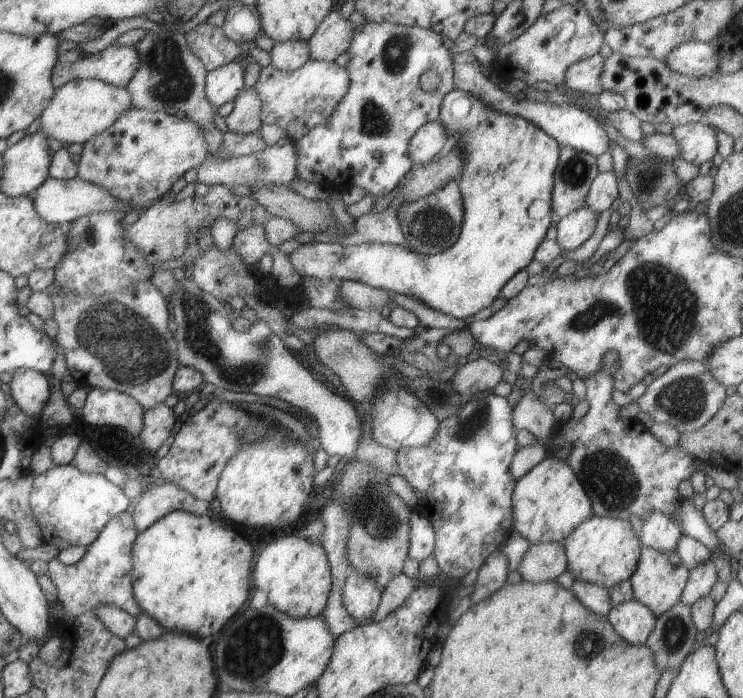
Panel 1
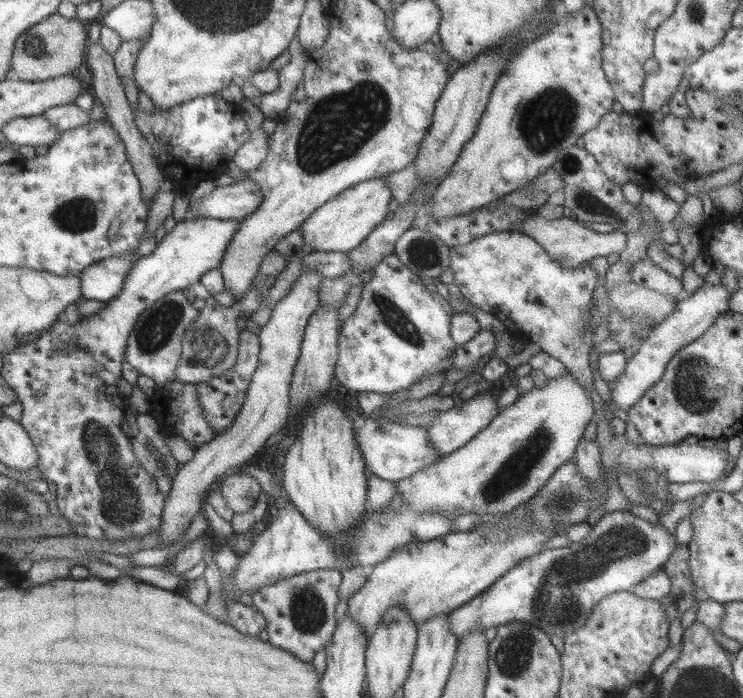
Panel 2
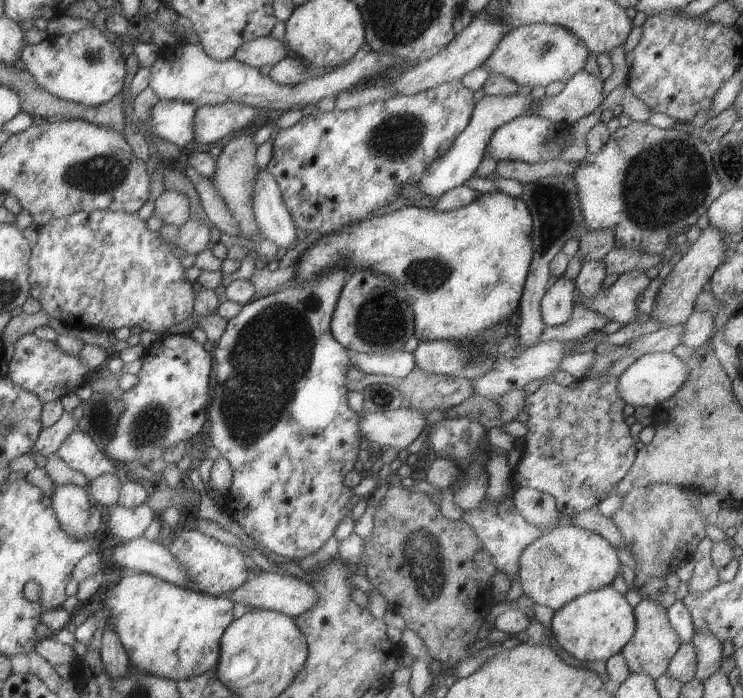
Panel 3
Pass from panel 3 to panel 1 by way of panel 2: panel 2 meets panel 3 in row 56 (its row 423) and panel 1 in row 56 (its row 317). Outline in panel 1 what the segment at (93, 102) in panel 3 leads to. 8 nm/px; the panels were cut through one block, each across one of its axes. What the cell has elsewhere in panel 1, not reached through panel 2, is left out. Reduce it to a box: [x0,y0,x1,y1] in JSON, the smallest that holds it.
[52,47,139,89]

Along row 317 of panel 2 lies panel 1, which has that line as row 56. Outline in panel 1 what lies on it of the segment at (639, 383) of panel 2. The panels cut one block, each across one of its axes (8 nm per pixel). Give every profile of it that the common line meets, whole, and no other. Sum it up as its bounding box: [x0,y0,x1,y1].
[664,41,720,78]

